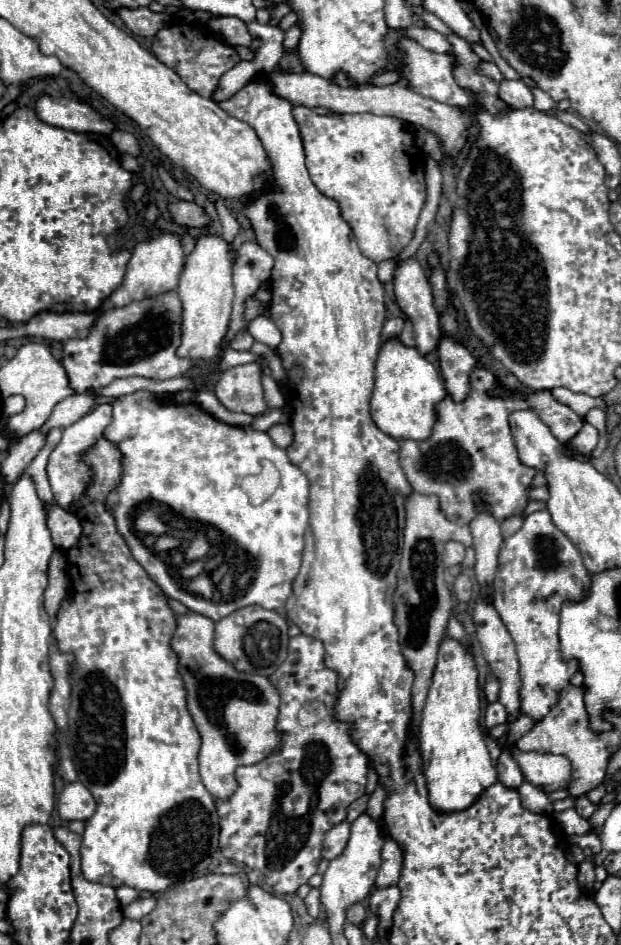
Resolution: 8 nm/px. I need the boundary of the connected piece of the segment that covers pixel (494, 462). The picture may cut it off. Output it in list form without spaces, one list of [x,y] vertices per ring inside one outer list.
[[[476,367],[470,377],[472,389],[464,403],[454,403],[450,397],[438,403],[438,421],[426,441],[402,441],[400,463],[406,479],[416,493],[436,495],[442,511],[456,523],[470,523],[476,515],[476,495],[484,491],[484,501],[496,519],[522,513],[528,501],[528,485],[536,475],[536,469],[518,461],[518,451],[512,443],[508,415],[516,409],[534,409],[538,417],[550,427],[552,435],[560,443],[568,443],[584,425],[570,407],[558,403],[550,391],[536,391],[530,397],[508,391],[506,397],[494,397],[488,391],[496,387],[494,373],[486,367]]]

